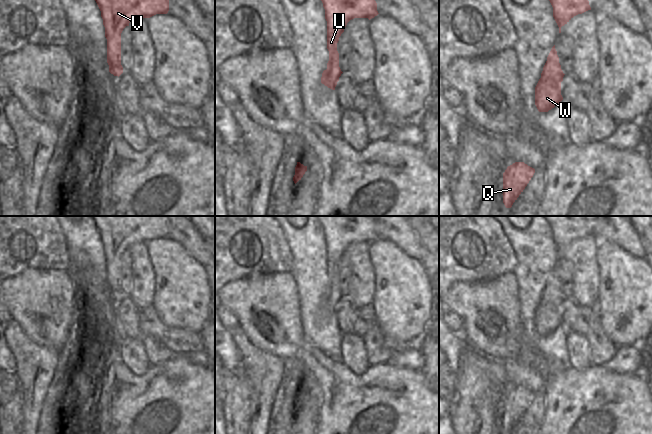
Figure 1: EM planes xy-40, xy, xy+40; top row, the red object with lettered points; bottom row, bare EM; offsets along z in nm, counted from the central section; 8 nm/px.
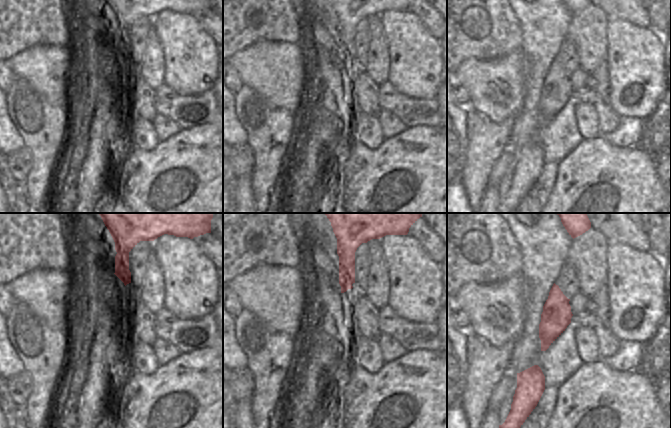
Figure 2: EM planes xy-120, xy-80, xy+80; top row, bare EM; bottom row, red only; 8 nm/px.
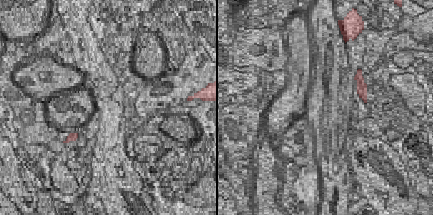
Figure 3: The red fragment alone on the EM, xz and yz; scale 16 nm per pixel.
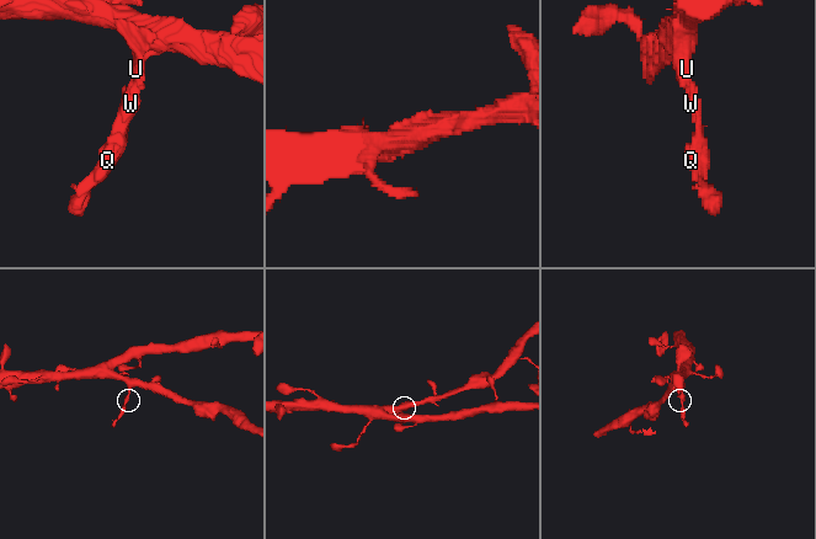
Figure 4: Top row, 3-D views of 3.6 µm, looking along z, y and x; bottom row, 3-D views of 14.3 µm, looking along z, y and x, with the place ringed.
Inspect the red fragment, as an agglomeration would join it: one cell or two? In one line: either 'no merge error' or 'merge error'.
merge error

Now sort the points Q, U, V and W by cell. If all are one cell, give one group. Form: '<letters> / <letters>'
Q W / U V

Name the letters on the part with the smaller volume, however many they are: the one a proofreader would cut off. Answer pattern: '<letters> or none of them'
Q, W

